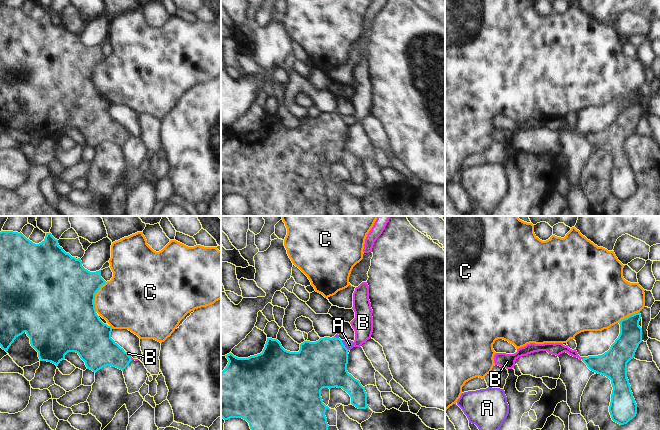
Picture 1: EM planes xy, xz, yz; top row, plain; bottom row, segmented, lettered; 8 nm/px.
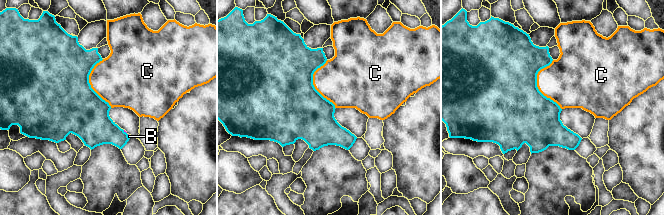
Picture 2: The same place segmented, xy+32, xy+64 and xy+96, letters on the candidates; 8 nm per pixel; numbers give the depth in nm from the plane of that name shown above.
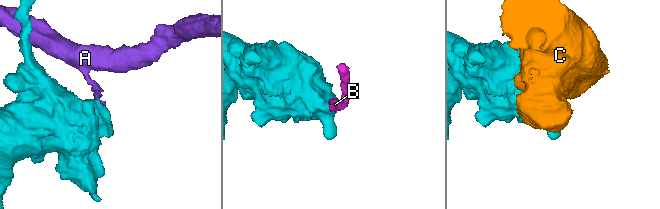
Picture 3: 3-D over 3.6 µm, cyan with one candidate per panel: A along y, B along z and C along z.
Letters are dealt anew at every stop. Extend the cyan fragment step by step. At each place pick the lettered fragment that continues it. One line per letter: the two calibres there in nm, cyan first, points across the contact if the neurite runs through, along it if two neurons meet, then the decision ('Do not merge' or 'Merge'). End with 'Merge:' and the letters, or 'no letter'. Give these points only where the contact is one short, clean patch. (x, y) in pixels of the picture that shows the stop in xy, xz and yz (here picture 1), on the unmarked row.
A: Thickness 380 nm (cyan) against 70 nm. Boundary: xz (341, 116), (348, 126). Do not merge
B: Thickness 220 nm (cyan) against 100 nm. Boundary: yz (586, 133), (582, 135). Do not merge
C: Thickness 500 nm (cyan) against 420 nm. Do not merge
Merge: no letter.

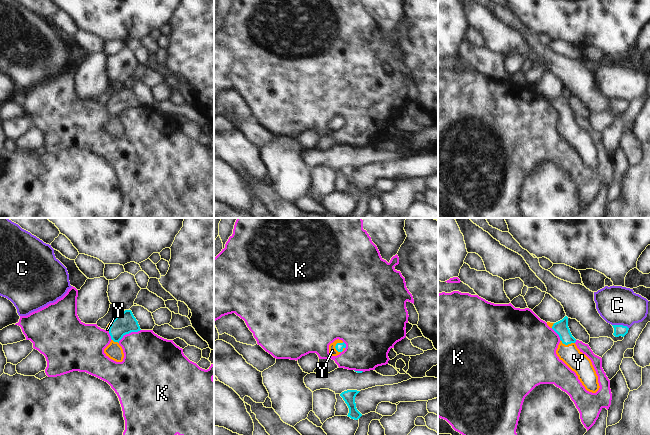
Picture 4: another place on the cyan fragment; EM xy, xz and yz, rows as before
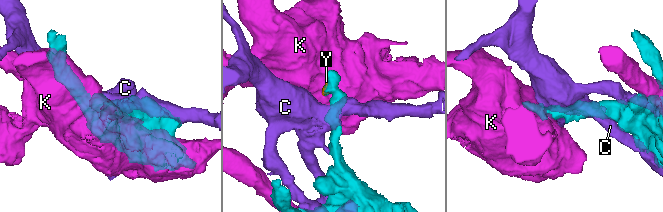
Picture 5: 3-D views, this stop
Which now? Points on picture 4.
C: Thickness 100 nm (cyan) against 320 nm. Do not merge
K: Thickness 160 nm (cyan) against 380 nm. Do not merge
Y: Thickness 70 nm (cyan) against 60 nm. Path across: xz (339, 123), (336, 121), (332, 126). Merge
Merge: Y.

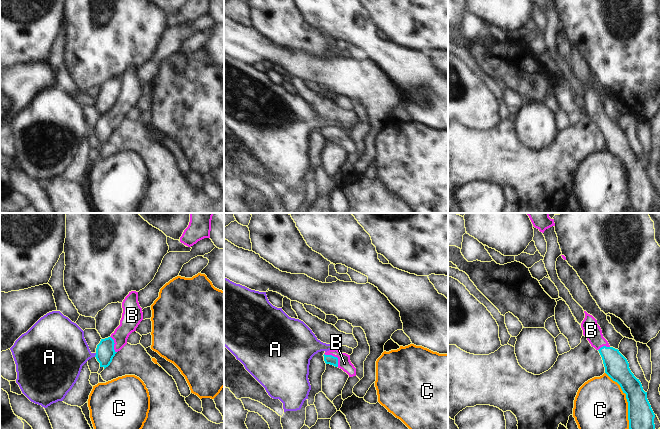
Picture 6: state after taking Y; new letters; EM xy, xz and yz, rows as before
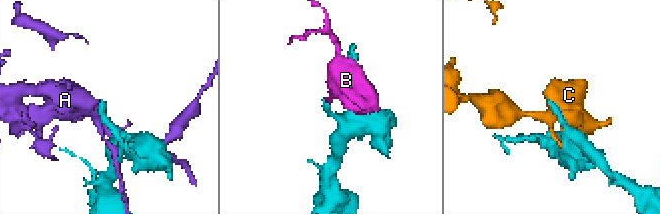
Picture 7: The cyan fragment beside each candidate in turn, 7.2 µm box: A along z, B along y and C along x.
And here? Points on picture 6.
A: Thickness 150 nm (cyan) against 360 nm. Do not merge
B: Thickness 80 nm (cyan) against 110 nm. Path across: xz (329, 135), (335, 133), (344, 139). Merge
C: Thickness 200 nm (cyan) against 440 nm. Do not merge
Merge: B.

